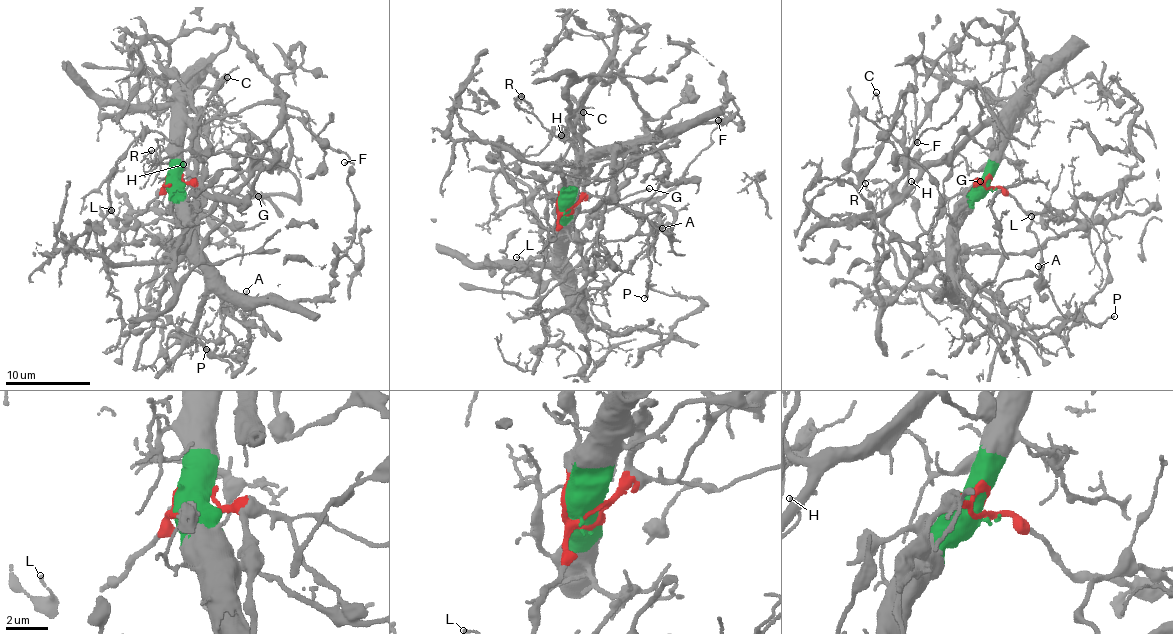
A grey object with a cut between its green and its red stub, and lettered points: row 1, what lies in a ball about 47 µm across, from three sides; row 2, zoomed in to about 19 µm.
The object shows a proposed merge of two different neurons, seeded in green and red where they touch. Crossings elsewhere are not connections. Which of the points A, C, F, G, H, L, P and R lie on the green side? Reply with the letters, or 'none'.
C, F, H, R

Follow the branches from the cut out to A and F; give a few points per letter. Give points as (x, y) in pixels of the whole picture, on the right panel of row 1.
A: (988, 187), (1005, 189), (1025, 212), (1075, 220), (1048, 208), (1033, 217), (1030, 230), (1045, 283), (1038, 266)
F: (988, 187), (1000, 122), (982, 122), (976, 85), (958, 111), (917, 143)

